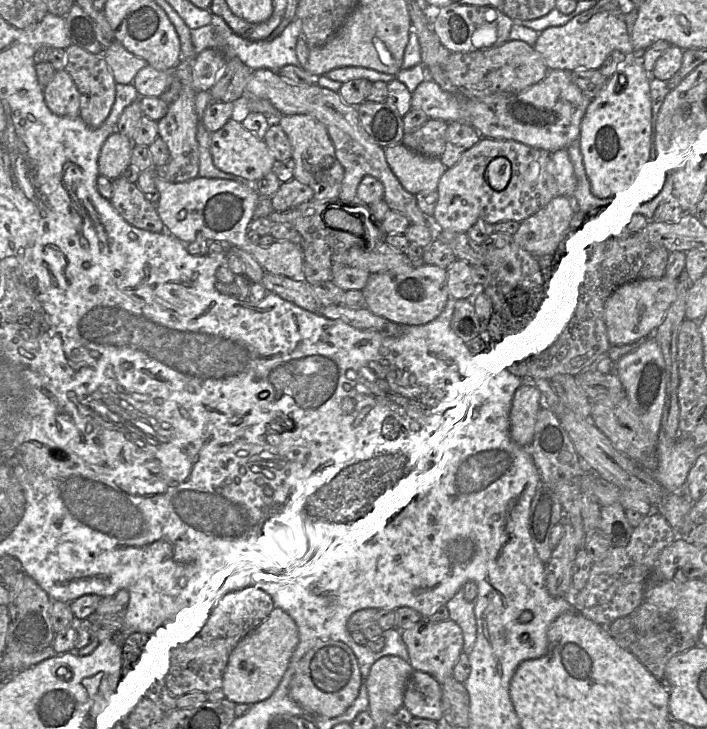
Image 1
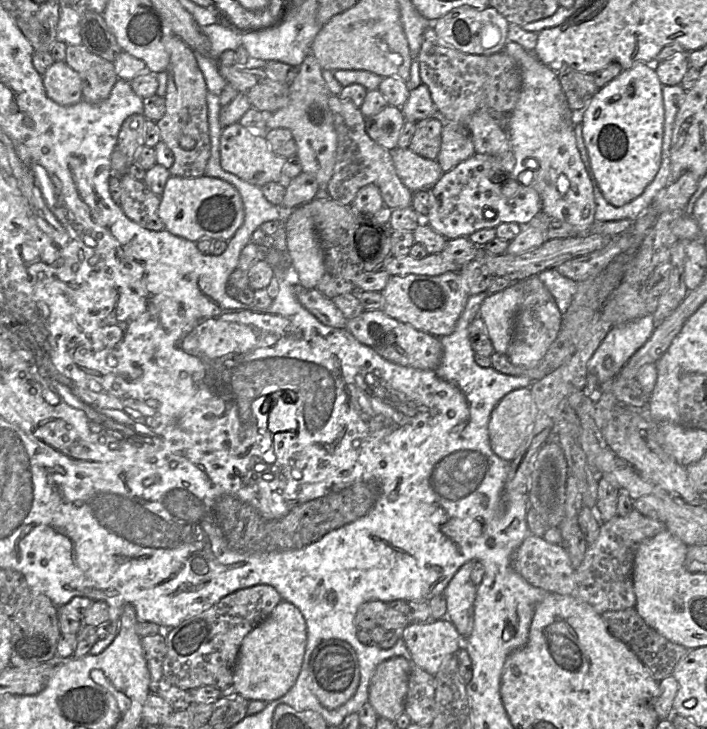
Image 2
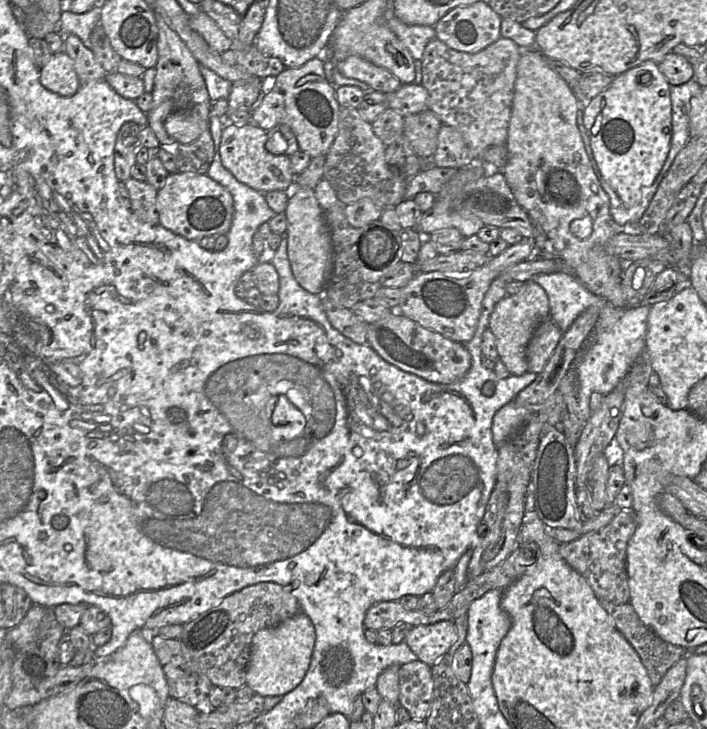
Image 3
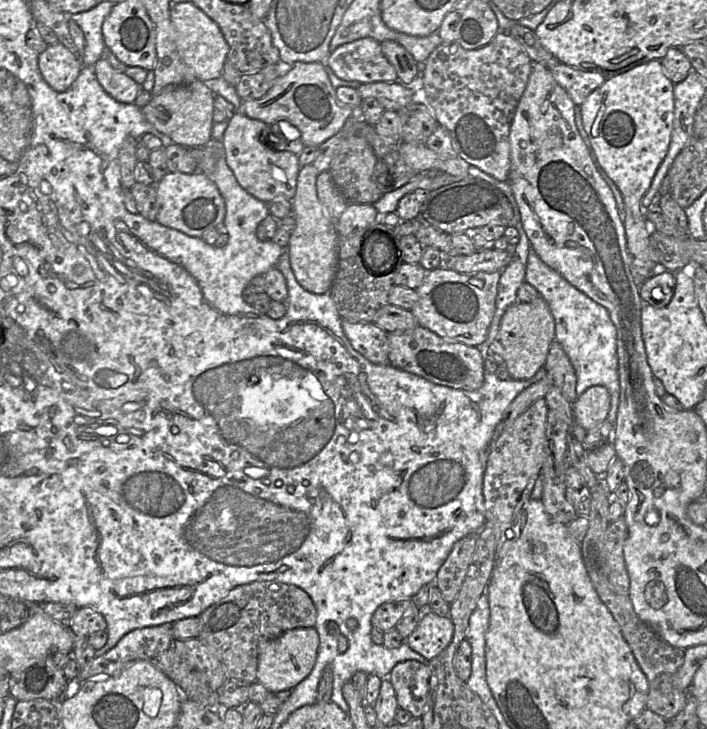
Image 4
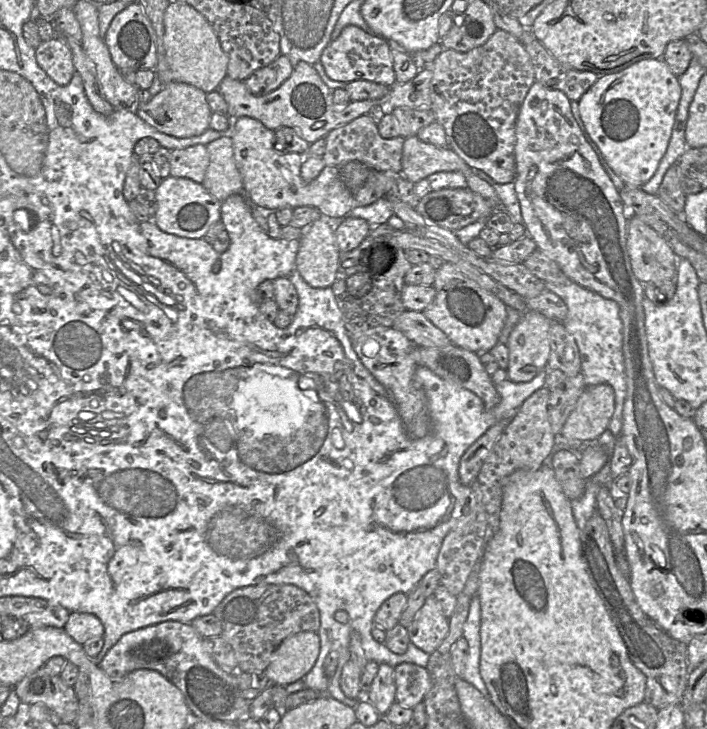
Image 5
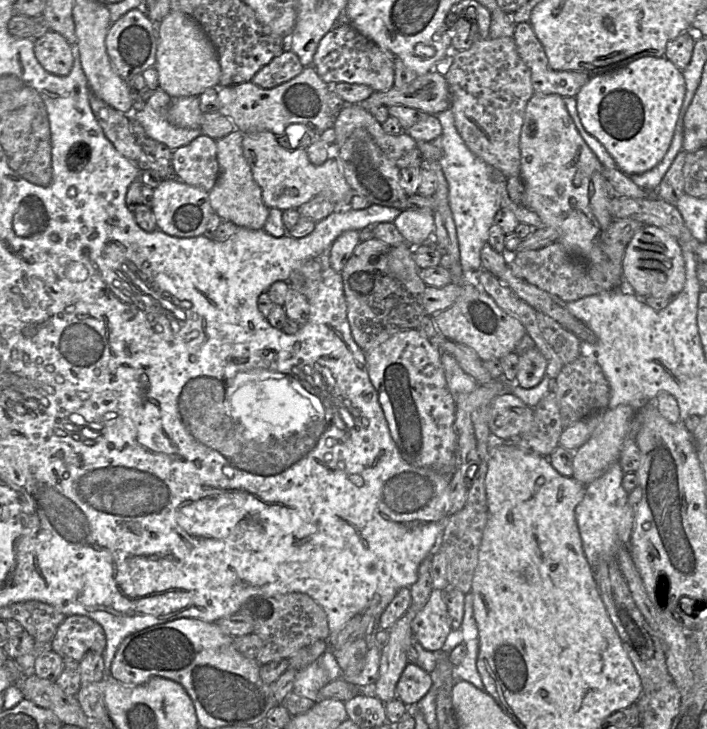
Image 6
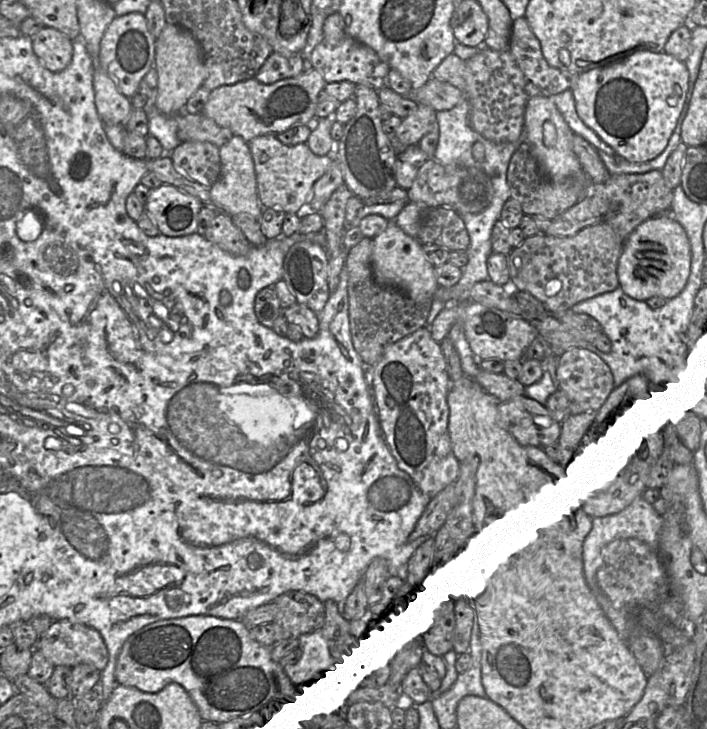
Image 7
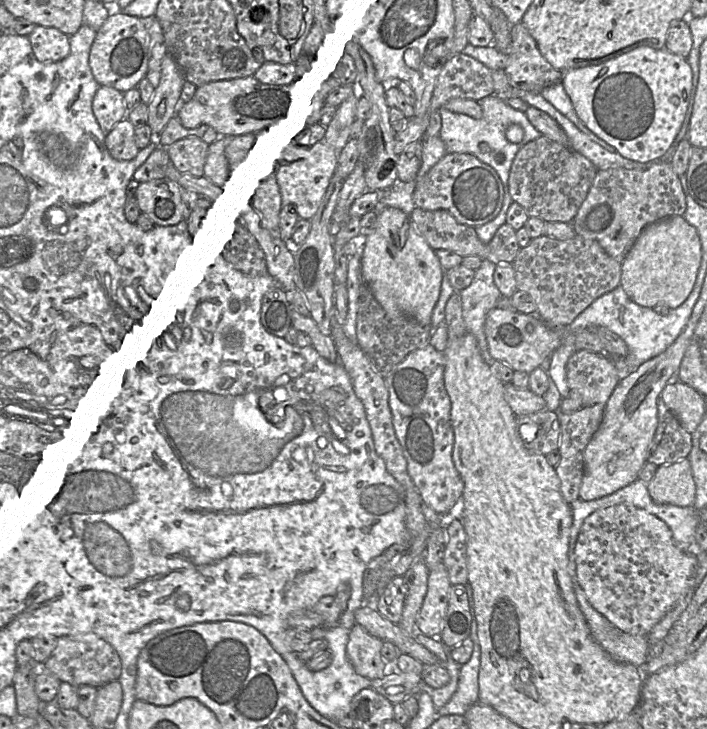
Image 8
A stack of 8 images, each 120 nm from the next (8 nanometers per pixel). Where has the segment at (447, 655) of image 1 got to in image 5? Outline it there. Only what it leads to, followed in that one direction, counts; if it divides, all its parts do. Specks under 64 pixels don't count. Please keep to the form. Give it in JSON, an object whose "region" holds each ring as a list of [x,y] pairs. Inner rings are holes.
{"region":[[[433,594],[426,599],[414,621],[407,627],[410,642],[431,655],[447,637],[449,626],[449,619]]]}

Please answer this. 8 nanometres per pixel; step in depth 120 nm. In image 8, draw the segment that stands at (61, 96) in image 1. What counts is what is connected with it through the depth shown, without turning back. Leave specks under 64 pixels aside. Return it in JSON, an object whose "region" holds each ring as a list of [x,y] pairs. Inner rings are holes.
{"region":[[[36,25],[28,38],[35,57],[42,63],[58,62],[70,52],[70,36],[57,28]]]}

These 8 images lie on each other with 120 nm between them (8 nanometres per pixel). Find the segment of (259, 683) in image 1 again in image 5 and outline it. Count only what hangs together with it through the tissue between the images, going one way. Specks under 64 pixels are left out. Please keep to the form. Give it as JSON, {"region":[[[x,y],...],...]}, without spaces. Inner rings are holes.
{"region":[[[300,632],[278,646],[265,674],[273,685],[287,686],[302,680],[314,667],[320,653],[317,632]]]}

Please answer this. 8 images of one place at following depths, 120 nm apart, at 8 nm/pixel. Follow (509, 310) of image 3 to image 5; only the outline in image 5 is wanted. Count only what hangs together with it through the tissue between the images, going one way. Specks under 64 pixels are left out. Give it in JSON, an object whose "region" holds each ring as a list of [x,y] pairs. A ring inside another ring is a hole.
{"region":[[[532,310],[521,315],[506,344],[509,350],[509,380],[529,382],[545,369],[550,355],[551,322],[543,314]]]}

